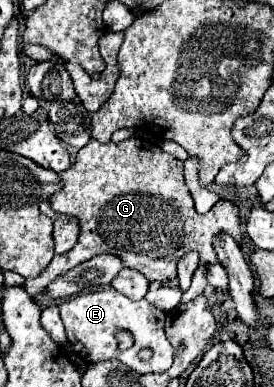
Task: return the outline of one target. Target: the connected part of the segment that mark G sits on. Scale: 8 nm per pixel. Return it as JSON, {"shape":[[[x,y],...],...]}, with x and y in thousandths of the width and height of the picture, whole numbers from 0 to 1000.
{"shape":[[[471,357],[434,372],[332,362],[281,393],[274,424],[215,444],[215,460],[230,486],[186,501],[179,522],[201,548],[288,568],[288,625],[245,656],[193,661],[157,708],[91,729],[91,749],[113,765],[150,760],[208,713],[376,651],[420,656],[456,693],[507,698],[551,729],[624,729],[646,718],[653,667],[690,646],[734,656],[734,682],[792,677],[777,615],[799,599],[880,625],[865,532],[807,517],[755,553],[719,553],[668,465],[668,419],[515,357]]]}

